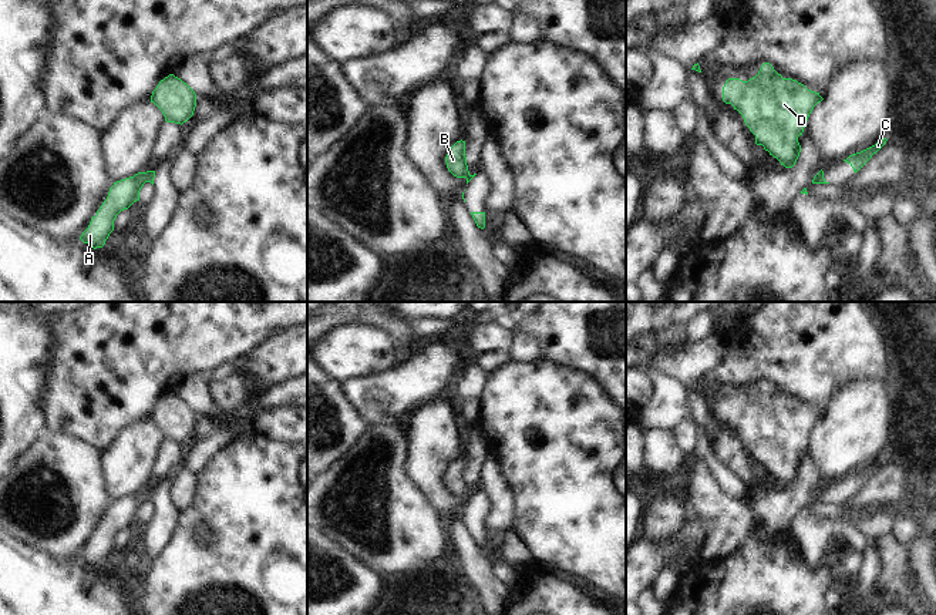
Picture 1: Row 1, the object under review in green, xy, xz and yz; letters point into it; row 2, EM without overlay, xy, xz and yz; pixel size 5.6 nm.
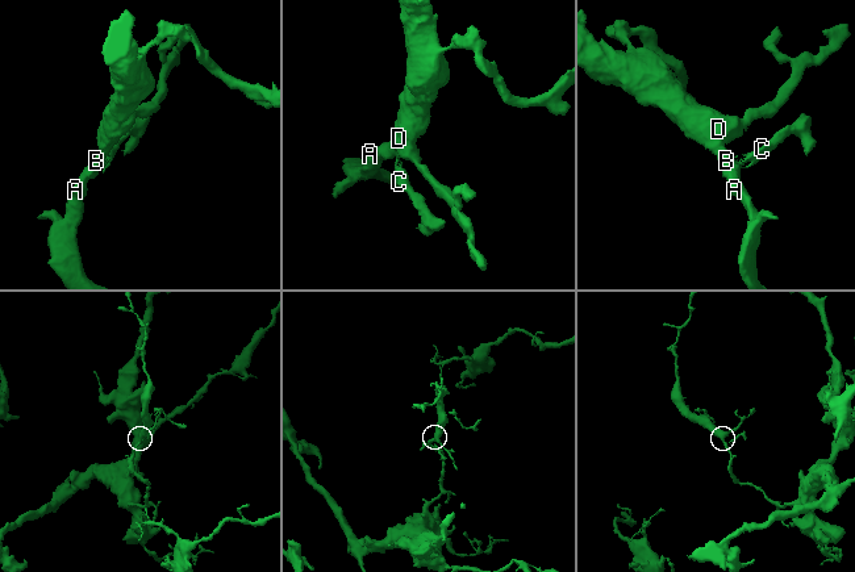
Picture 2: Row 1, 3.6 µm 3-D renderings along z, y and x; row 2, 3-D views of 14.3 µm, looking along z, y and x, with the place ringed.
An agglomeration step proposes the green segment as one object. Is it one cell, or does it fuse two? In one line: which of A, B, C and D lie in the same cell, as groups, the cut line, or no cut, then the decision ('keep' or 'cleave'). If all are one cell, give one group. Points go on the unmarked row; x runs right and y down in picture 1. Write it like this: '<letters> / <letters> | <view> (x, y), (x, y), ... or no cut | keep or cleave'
A B D / C | xy (150, 490), (147, 500) | cleave

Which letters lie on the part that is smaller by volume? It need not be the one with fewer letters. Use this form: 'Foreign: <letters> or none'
Foreign: C

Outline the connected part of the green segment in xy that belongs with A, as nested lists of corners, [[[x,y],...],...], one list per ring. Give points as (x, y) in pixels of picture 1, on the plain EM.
[[[149,490],[138,491],[134,495],[114,501],[107,518],[102,521],[97,534],[91,537],[88,547],[80,558],[91,567],[102,567],[110,552],[114,550],[117,534],[139,520],[139,510],[148,501]]]

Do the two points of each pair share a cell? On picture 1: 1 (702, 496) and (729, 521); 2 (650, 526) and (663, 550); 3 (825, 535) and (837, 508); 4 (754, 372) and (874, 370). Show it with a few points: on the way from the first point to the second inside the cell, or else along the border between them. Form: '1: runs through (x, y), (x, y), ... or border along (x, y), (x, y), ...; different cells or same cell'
1: runs through (709, 501), (721, 514); same cell
2: border along (683, 517), (665, 535), (649, 537), (642, 534); different cells
3: border along (805, 506), (805, 510), (815, 517), (839, 518); different cells
4: runs through (784, 368), (844, 368); same cell

